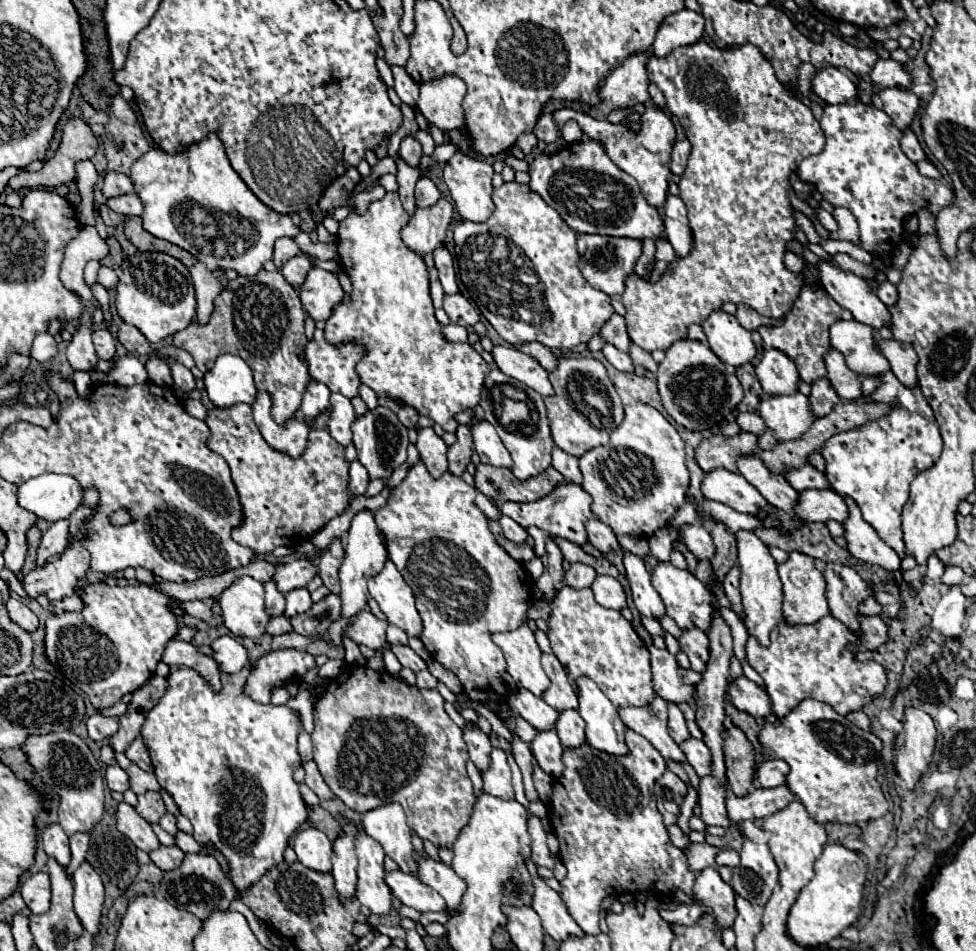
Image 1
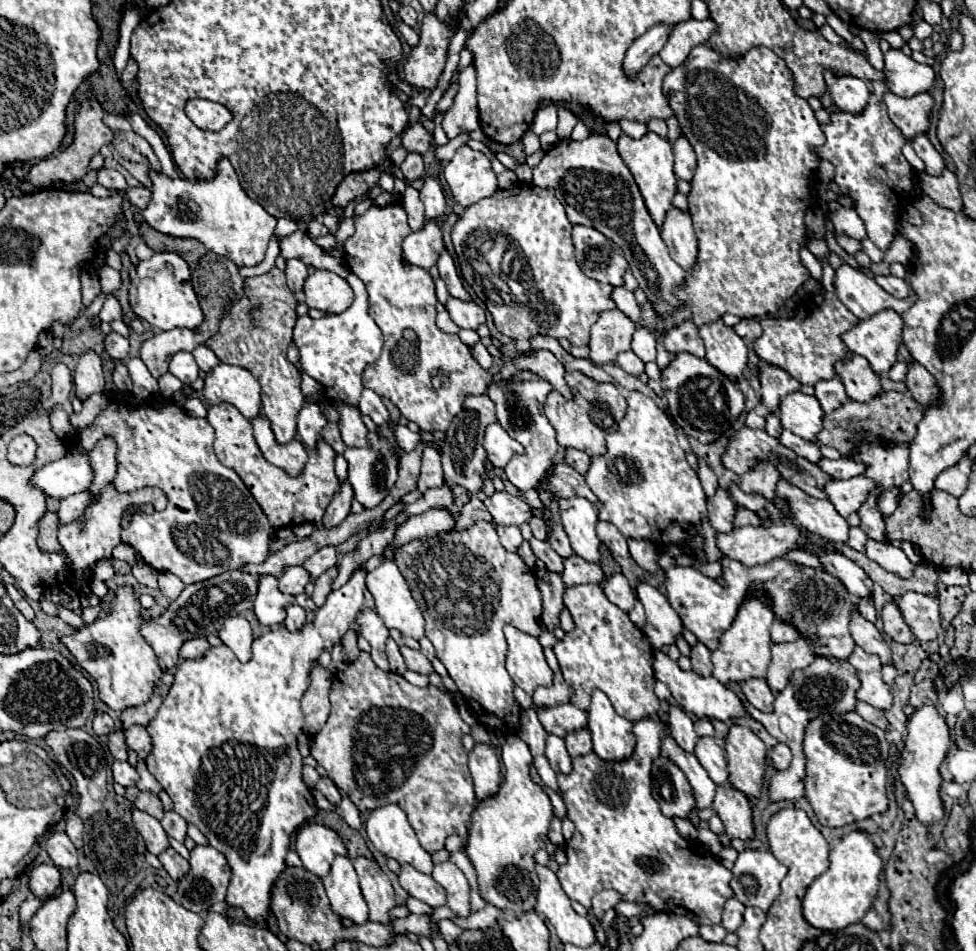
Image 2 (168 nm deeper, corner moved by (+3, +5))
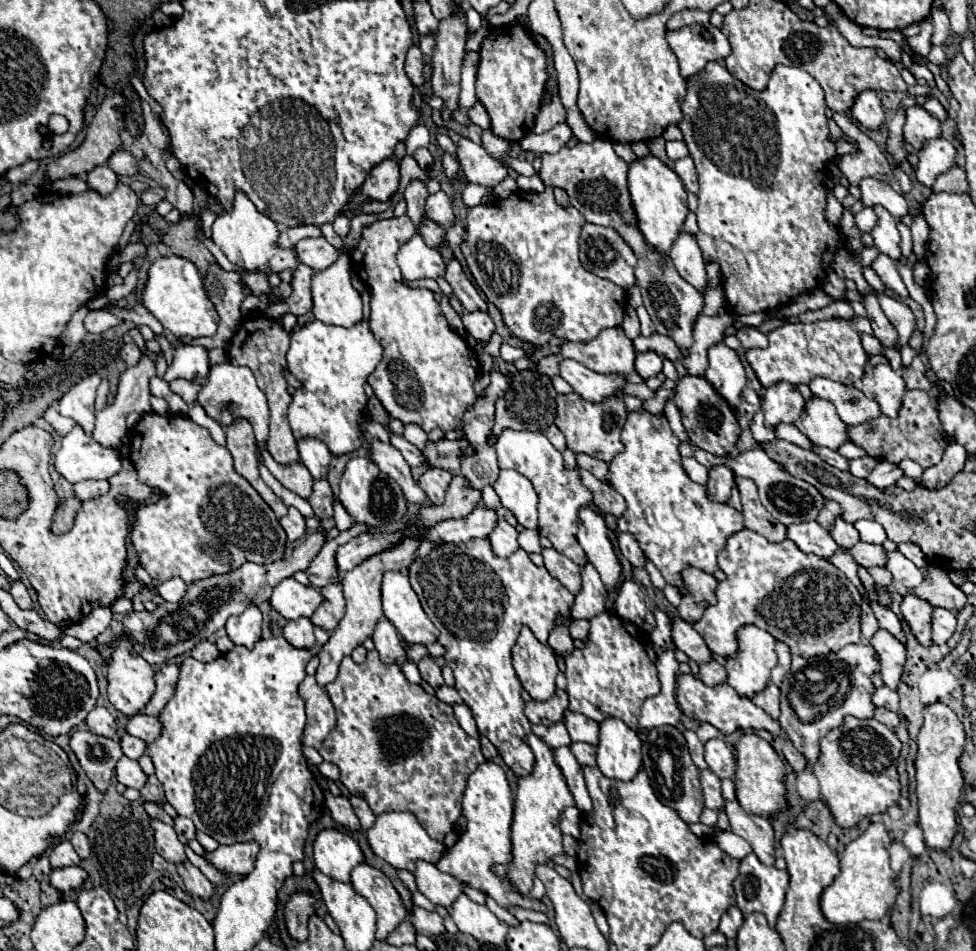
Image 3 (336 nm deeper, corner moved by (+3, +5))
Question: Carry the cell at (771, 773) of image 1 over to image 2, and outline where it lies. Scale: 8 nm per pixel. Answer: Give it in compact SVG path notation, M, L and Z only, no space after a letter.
M777 744L773 750L771 750L771 760L773 760L773 766L777 768L777 770L785 770L785 768L789 768L789 764L791 764L791 750L789 750L789 746L785 746L785 744Z

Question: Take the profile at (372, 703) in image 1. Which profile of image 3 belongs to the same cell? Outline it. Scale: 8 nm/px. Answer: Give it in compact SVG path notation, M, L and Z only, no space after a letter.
M377 650L367 652L365 662L357 664L351 656L341 662L337 678L325 686L335 710L337 726L327 736L319 754L323 760L335 764L341 770L341 784L353 796L365 796L375 816L389 810L413 812L427 834L443 842L461 816L461 802L469 772L477 768L485 758L477 738L471 738L457 722L453 708L427 694L419 684L411 684L395 664L381 664Z

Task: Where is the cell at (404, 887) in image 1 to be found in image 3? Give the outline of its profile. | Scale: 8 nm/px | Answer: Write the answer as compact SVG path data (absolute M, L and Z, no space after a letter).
M417 862L415 864L415 882L417 882L417 890L429 898L433 904L445 906L449 908L455 898L461 894L463 884L459 880L455 880L449 874L443 874L437 866L429 864L429 862Z

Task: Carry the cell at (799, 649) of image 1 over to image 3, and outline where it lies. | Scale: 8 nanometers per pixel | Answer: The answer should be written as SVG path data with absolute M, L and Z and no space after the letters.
M887 686L877 688L877 690L873 692L871 700L873 700L875 706L883 706L883 708L887 708L887 710L891 710L891 712L897 712L897 710L899 710L899 696L897 696L895 690L891 690L891 688L887 688Z

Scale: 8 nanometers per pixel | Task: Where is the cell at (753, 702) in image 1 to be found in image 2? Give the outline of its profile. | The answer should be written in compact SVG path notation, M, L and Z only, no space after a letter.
M749 680L741 686L745 698L749 704L753 704L755 708L759 708L761 712L773 712L773 700L775 694L773 690L767 686L765 680Z

